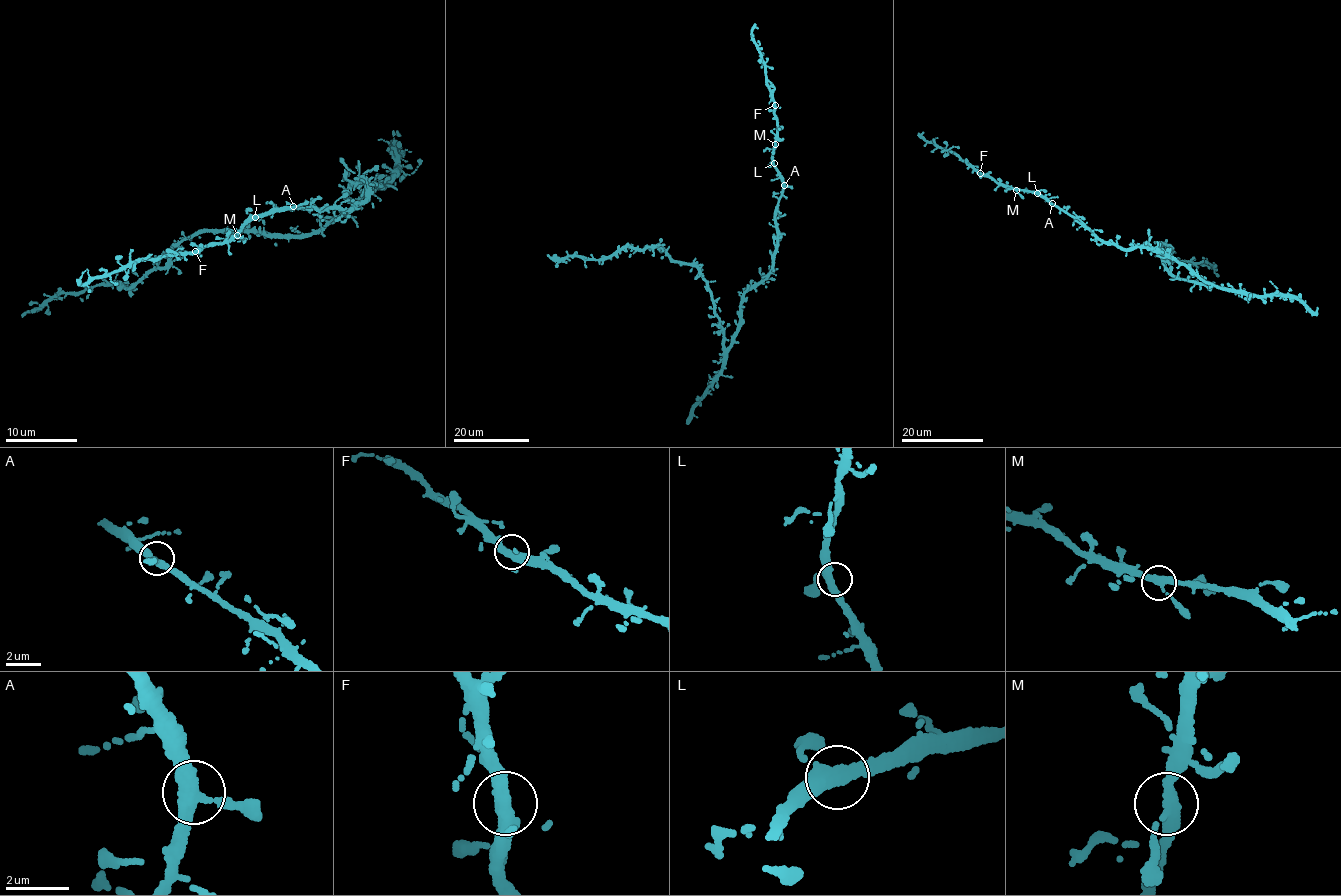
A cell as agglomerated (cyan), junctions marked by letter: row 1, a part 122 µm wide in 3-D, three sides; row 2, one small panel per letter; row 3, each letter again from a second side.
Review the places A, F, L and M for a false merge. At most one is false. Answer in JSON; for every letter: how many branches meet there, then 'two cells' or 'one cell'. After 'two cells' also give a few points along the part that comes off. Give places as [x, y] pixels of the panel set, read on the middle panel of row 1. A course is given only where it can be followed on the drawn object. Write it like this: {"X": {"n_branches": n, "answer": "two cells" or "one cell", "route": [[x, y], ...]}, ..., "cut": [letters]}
{"A": {"n_branches": 3, "answer": "one cell"}, "F": {"n_branches": 3, "answer": "one cell"}, "L": {"n_branches": 3, "answer": "one cell"}, "M": {"n_branches": 3, "answer": "one cell"}, "cut": []}

